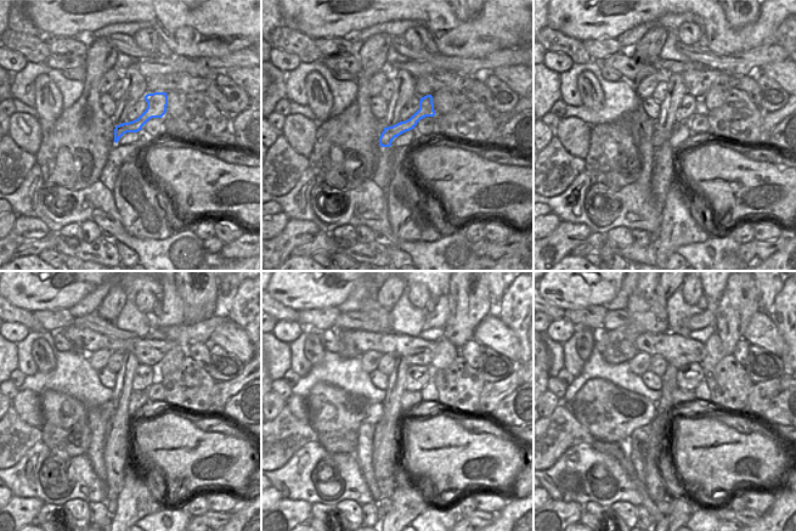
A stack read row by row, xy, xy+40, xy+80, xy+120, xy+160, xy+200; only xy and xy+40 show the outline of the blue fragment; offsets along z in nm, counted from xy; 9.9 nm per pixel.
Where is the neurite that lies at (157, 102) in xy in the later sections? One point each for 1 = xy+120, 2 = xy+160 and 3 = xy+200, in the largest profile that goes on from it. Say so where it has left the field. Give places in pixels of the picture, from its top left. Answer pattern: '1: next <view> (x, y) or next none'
1: next xy+120 (108, 406)
2: next xy+160 (331, 410)
3: next xy+200 (611, 413)

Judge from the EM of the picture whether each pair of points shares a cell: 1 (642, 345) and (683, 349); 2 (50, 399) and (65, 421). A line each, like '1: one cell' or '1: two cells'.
1: one cell
2: one cell

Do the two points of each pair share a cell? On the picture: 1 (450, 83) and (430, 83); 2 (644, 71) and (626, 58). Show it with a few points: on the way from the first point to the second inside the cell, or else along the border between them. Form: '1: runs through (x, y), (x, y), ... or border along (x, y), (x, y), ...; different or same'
1: runs through (445, 83), (435, 83); same
2: runs through (639, 71), (631, 63); same

